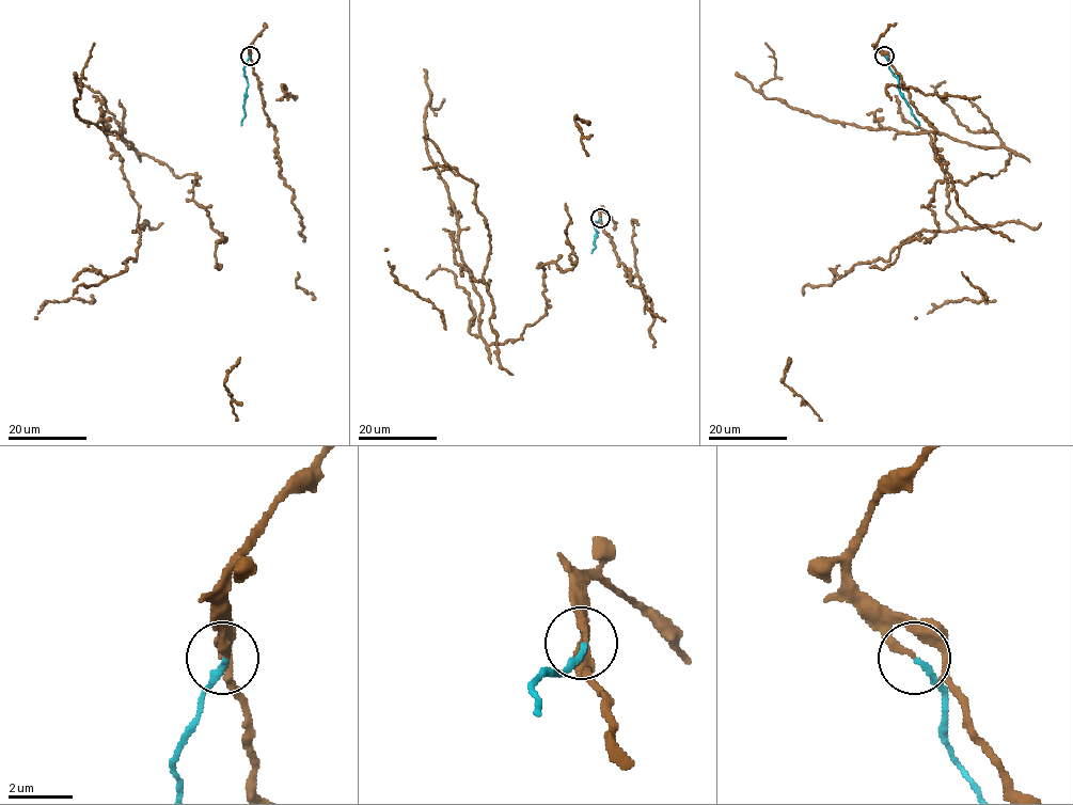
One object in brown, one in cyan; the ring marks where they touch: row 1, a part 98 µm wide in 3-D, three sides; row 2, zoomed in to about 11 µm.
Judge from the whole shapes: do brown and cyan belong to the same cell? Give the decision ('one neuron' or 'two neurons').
two neurons

